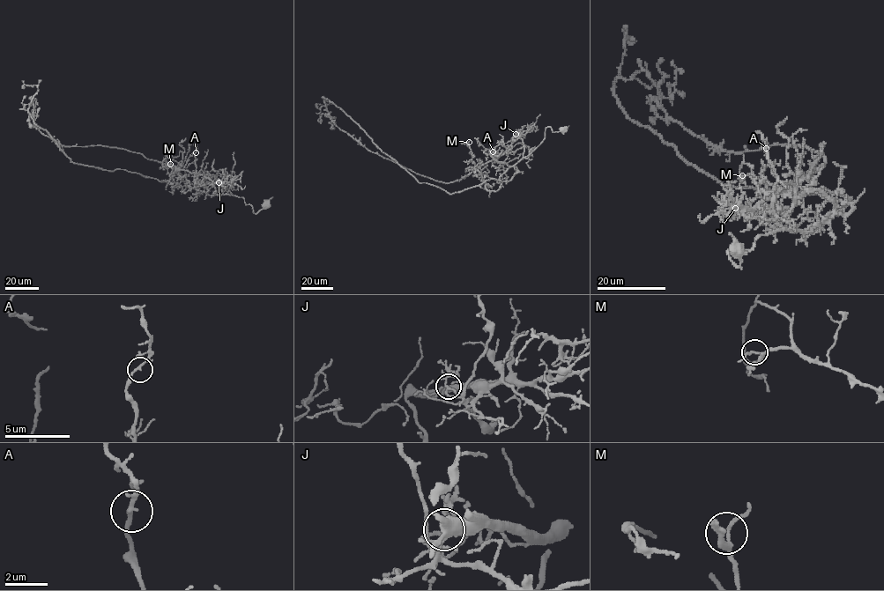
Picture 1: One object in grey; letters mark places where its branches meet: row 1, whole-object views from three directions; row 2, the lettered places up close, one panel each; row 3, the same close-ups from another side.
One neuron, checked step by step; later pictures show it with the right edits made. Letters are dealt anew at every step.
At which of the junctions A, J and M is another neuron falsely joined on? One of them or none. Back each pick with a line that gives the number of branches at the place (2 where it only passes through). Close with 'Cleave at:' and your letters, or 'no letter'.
J: branches 3
Cleave at: J

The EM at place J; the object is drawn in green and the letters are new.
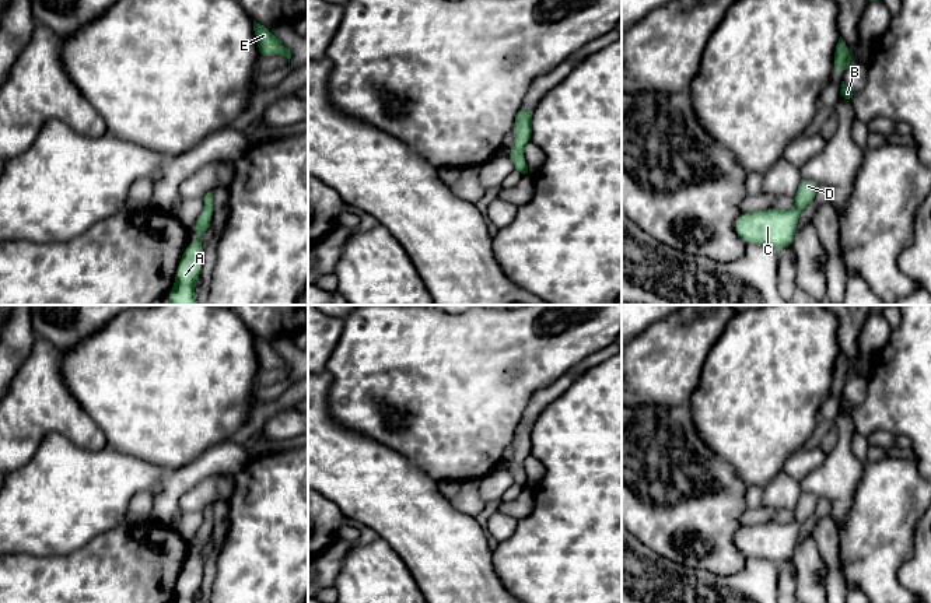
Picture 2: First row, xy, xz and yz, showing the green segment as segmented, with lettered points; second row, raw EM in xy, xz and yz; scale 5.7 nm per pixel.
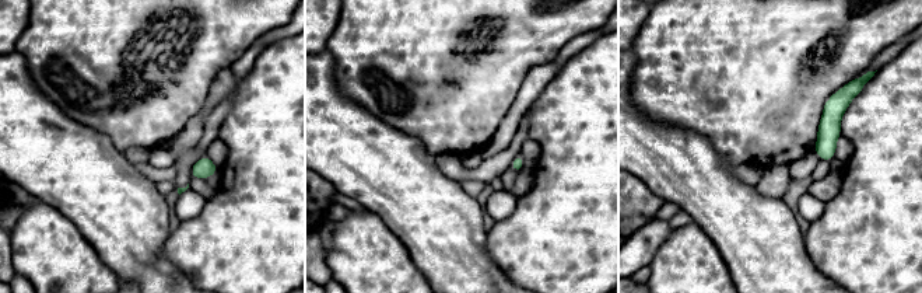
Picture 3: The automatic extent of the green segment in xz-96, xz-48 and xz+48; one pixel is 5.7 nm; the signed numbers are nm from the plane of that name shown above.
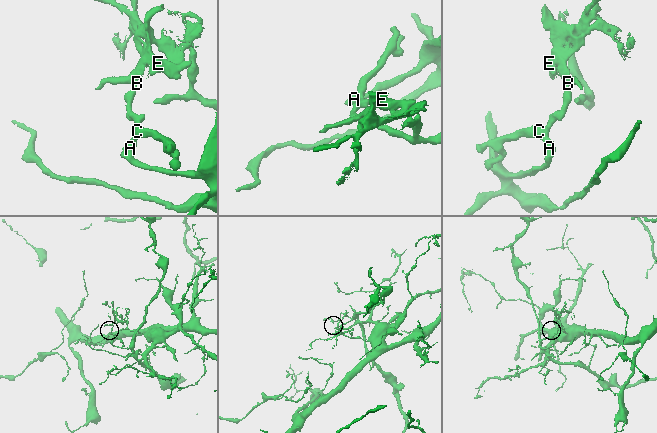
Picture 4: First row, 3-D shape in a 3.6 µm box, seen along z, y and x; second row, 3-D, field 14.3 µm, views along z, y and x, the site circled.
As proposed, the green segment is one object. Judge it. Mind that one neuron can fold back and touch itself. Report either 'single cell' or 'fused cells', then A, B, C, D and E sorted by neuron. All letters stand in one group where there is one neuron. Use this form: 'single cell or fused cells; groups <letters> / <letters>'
fused cells; groups A C / B D E

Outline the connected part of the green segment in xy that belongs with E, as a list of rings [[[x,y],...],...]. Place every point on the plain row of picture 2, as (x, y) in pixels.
[[[253,333],[253,344],[259,362],[259,372],[281,368],[291,372],[290,364],[273,348],[272,341],[266,341]]]

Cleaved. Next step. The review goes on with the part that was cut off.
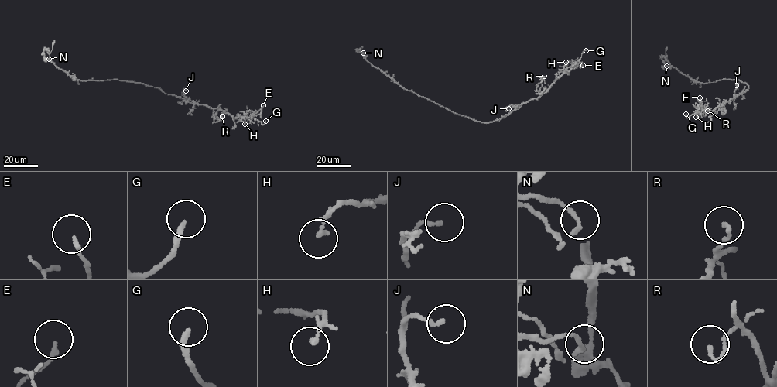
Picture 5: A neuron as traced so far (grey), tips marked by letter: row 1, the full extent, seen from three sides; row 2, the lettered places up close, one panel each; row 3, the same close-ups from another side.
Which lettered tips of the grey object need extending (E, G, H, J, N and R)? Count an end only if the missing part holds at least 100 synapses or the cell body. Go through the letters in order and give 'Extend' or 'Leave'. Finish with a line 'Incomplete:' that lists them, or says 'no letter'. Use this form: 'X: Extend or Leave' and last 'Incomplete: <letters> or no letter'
E: Leave
G: Extend
H: Leave
J: Leave
N: Leave
R: Leave
Incomplete: G

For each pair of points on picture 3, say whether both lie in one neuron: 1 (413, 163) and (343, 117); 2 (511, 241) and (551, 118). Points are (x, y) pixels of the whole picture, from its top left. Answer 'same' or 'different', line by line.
1: same
2: same

